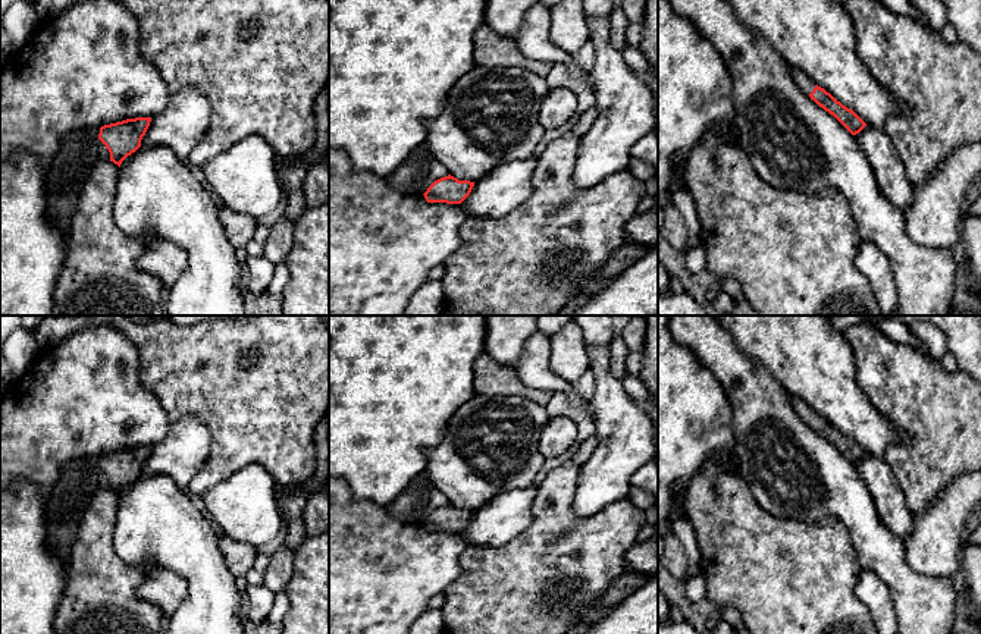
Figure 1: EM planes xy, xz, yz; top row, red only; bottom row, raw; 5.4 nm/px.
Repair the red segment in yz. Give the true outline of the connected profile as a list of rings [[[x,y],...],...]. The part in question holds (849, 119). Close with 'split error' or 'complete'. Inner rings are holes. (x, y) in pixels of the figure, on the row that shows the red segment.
[[[790,66],[790,73],[799,88],[819,107],[833,114],[852,135],[859,134],[866,123],[850,109],[818,87],[802,69]]]; split error

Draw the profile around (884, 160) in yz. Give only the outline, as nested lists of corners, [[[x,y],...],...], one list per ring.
[[[866,125],[855,135],[859,148],[866,154],[883,195],[905,211],[913,198],[913,185],[905,175],[905,167],[890,136],[884,129]]]

